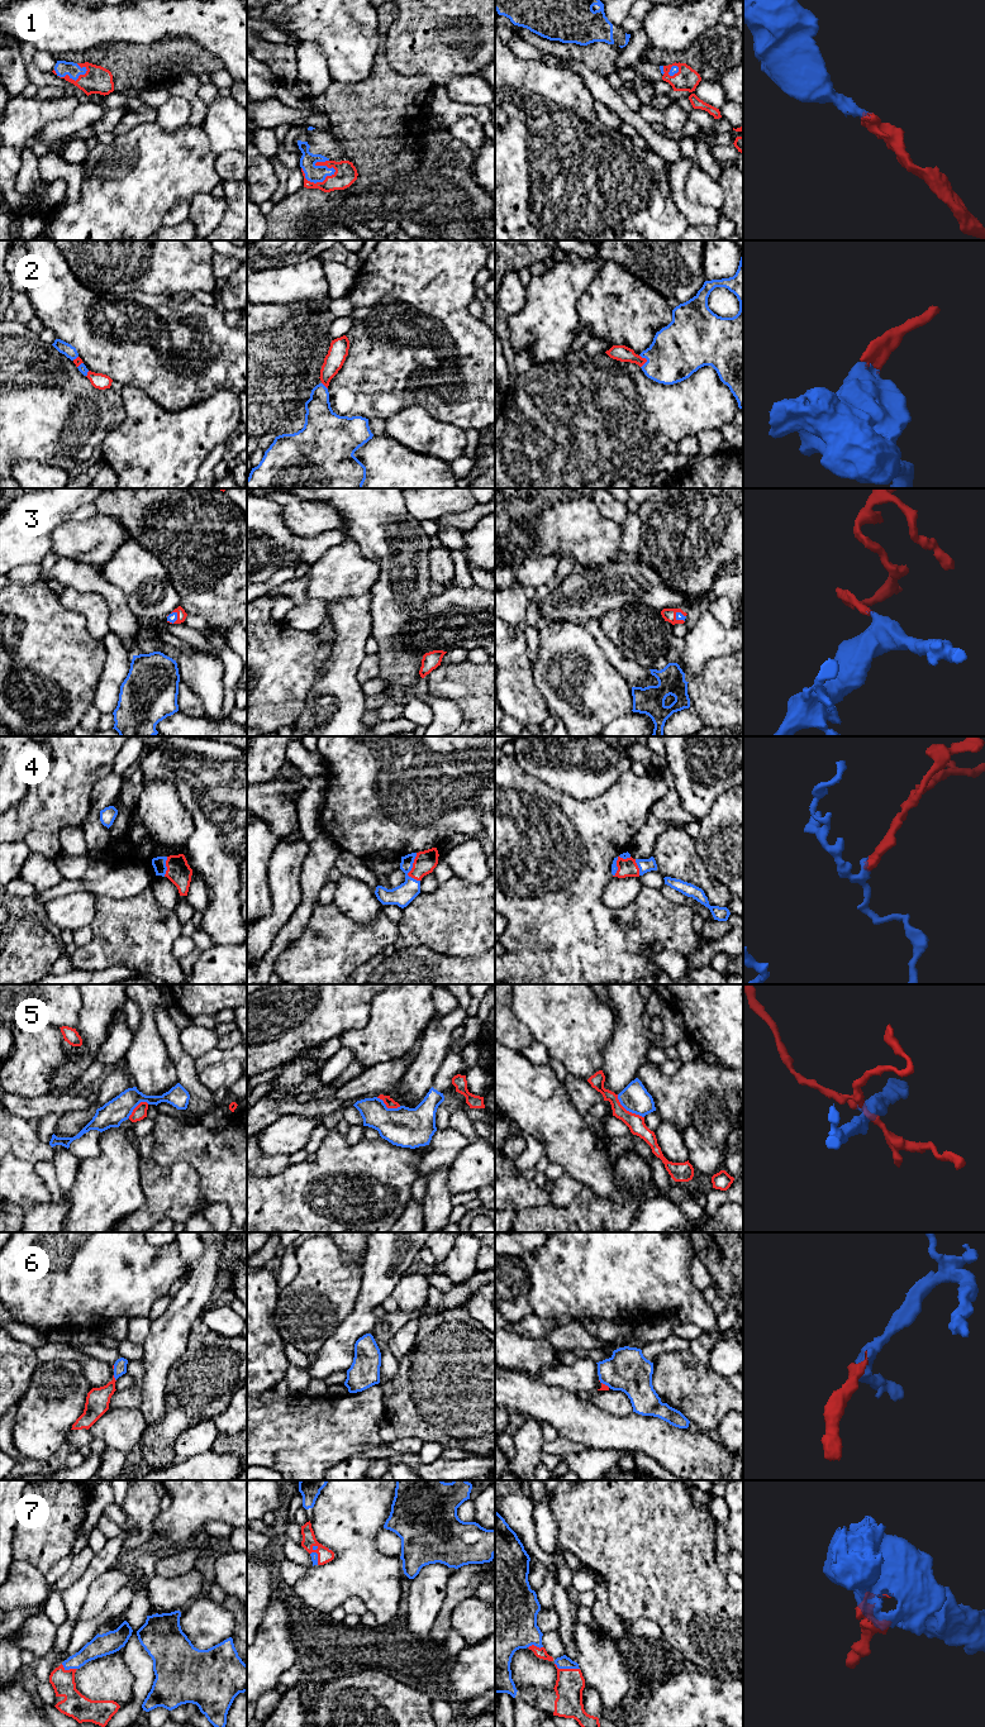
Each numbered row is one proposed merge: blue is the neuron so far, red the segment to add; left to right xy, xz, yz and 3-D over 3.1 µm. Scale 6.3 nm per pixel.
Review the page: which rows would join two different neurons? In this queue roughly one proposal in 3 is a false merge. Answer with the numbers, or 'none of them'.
5

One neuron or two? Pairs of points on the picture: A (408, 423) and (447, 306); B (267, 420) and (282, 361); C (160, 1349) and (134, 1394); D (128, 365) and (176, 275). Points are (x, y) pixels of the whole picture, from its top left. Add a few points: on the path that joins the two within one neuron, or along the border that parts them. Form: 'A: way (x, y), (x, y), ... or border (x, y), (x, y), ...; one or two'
A: border (388, 418), (413, 405), (420, 405), (439, 421); two
B: way (267, 405), (267, 376); one
C: border (142, 1360), (142, 1403), (138, 1407); two
D: border (136, 289), (150, 294), (165, 294), (171, 297); two

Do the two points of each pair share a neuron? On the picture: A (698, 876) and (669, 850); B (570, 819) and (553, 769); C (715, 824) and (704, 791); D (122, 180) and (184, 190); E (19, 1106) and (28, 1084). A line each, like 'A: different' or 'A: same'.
A: same
B: different
C: different
D: same
E: different

